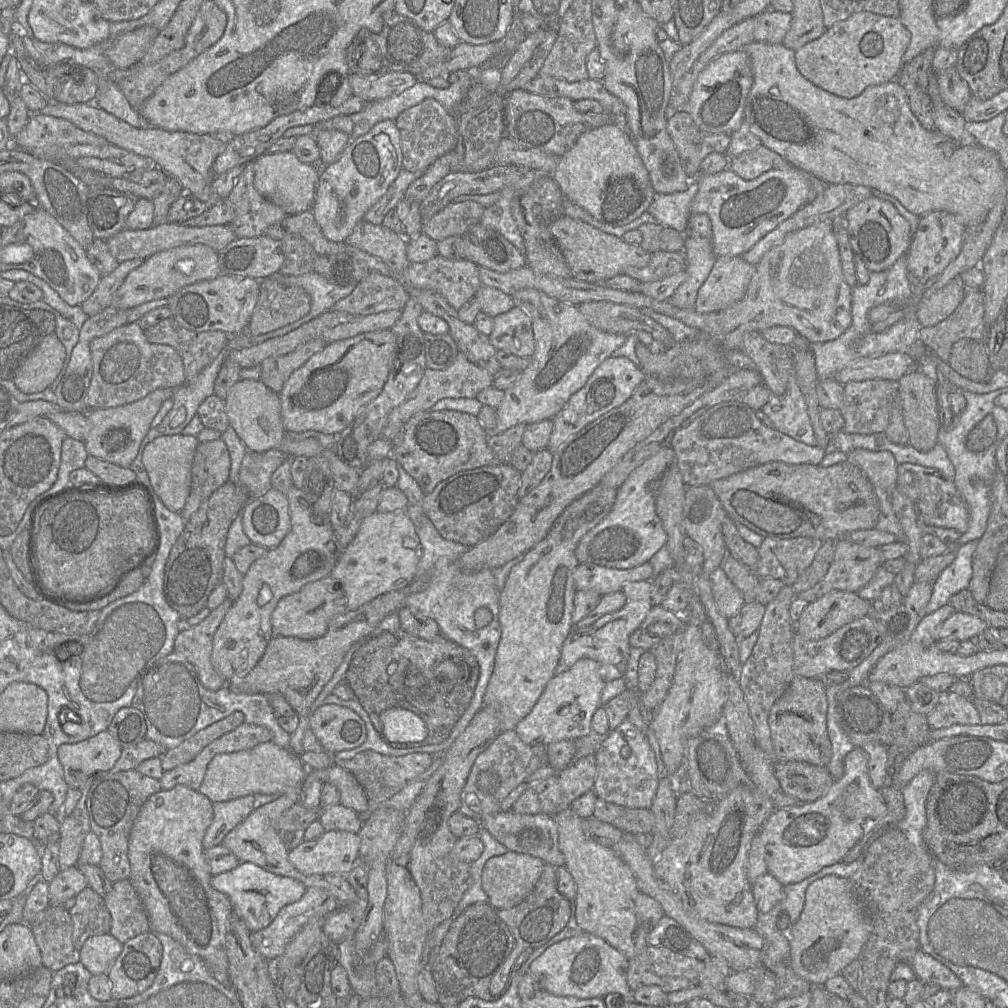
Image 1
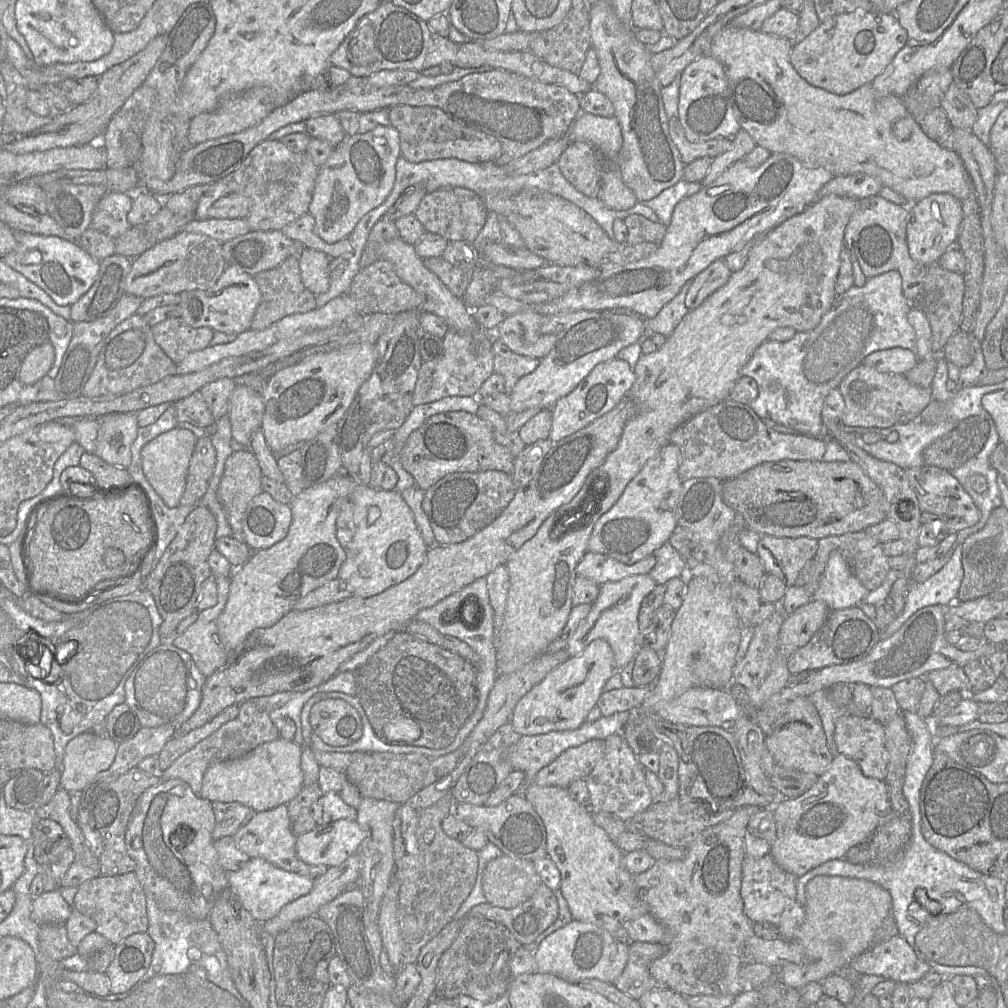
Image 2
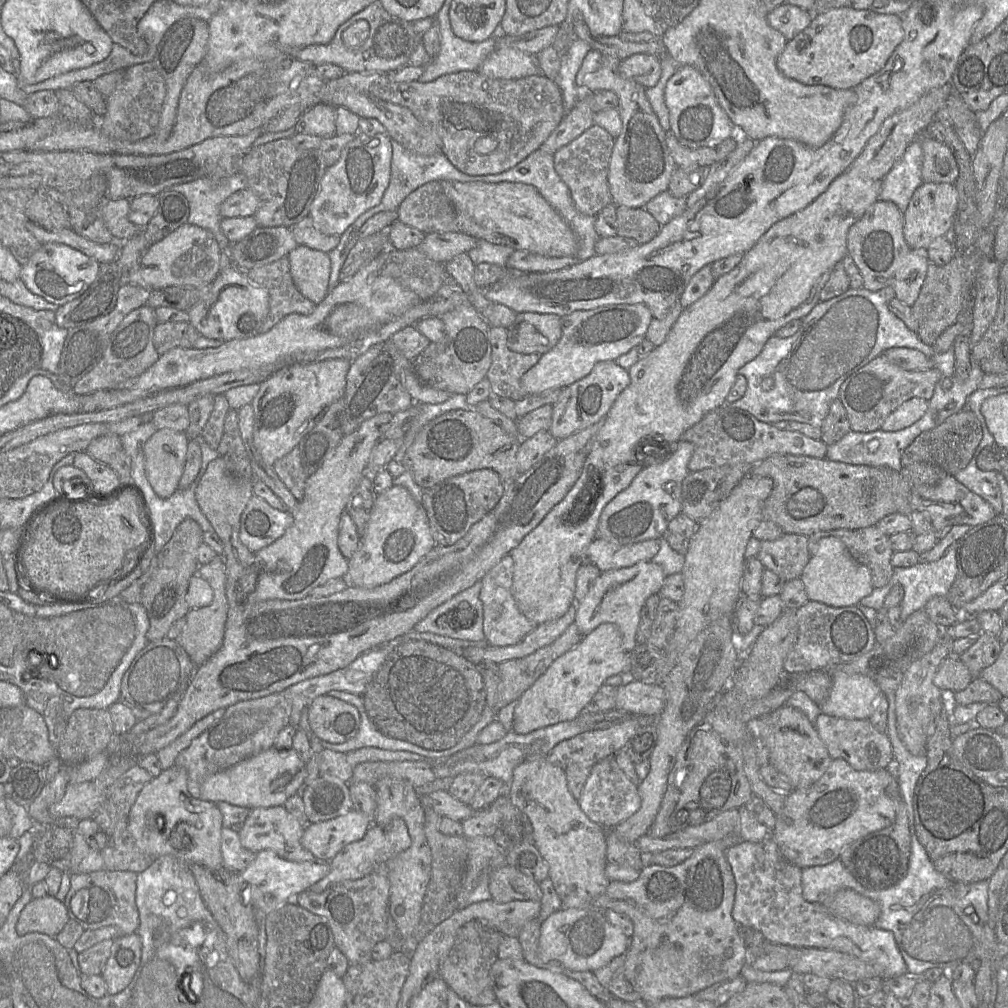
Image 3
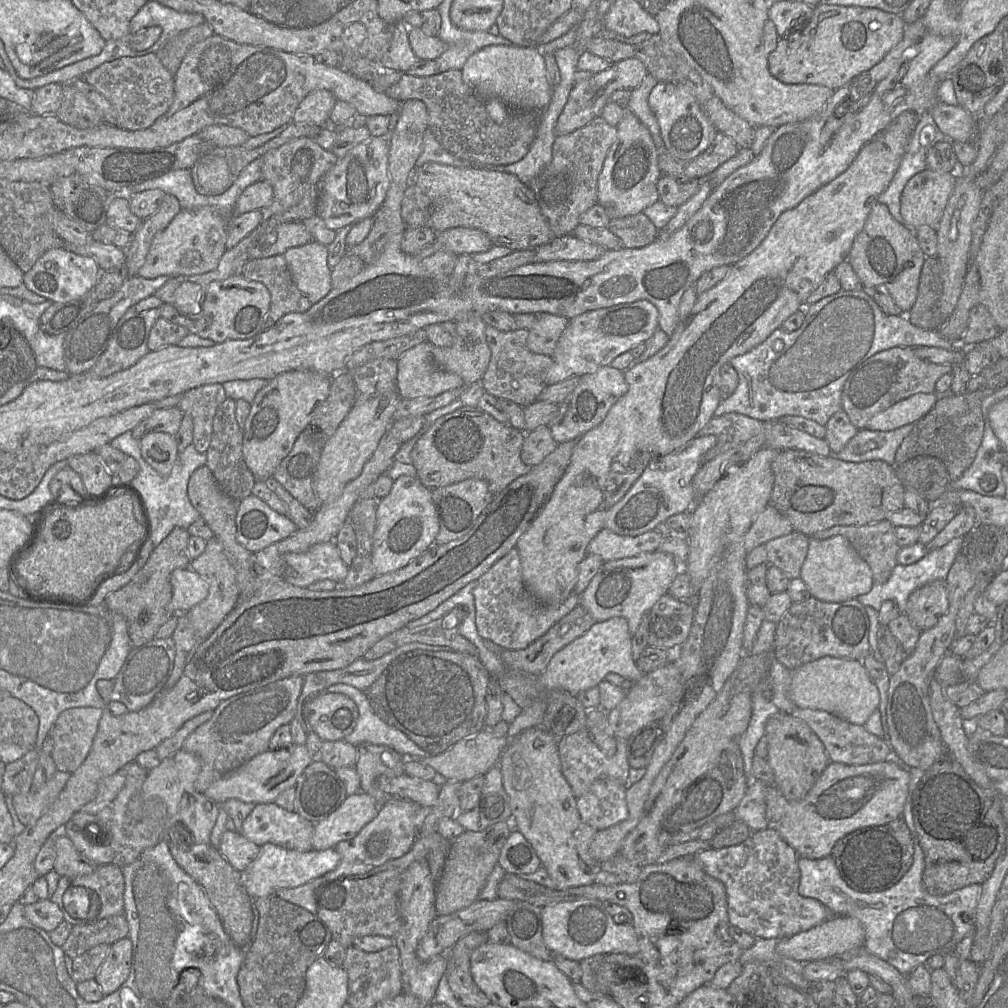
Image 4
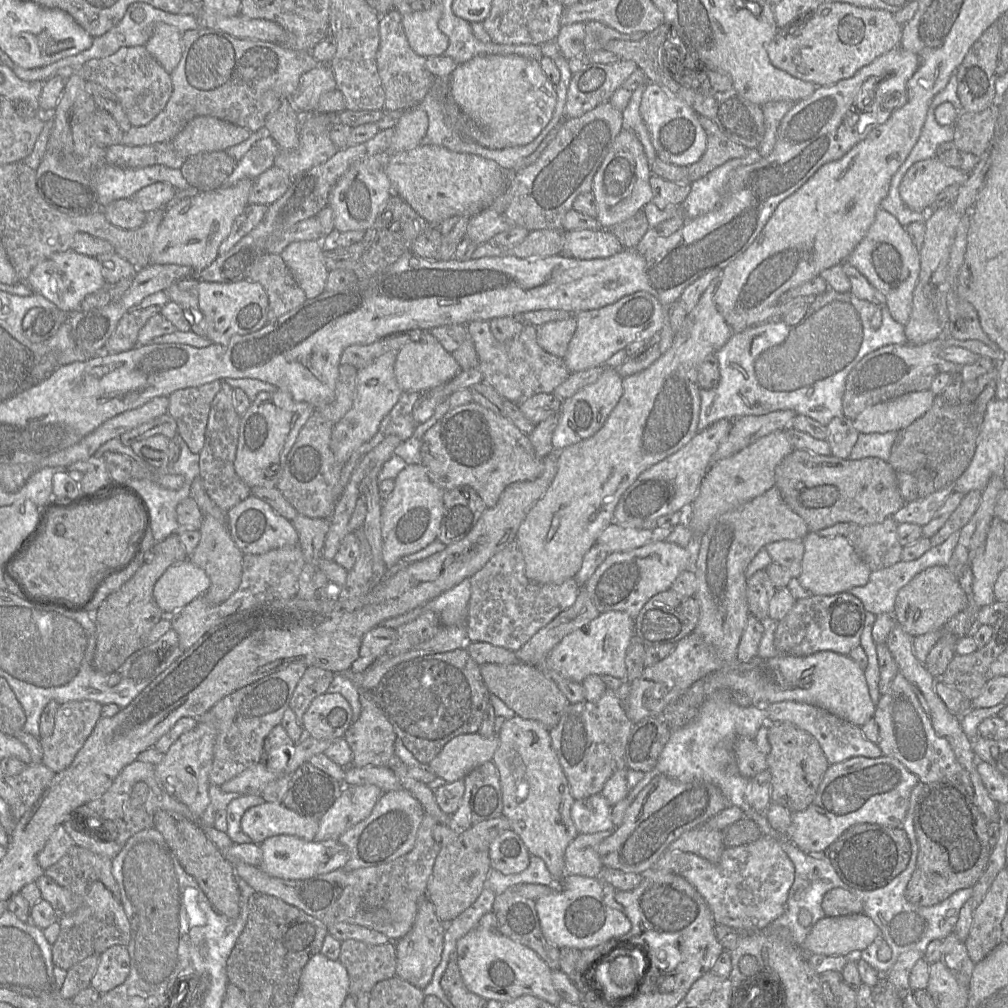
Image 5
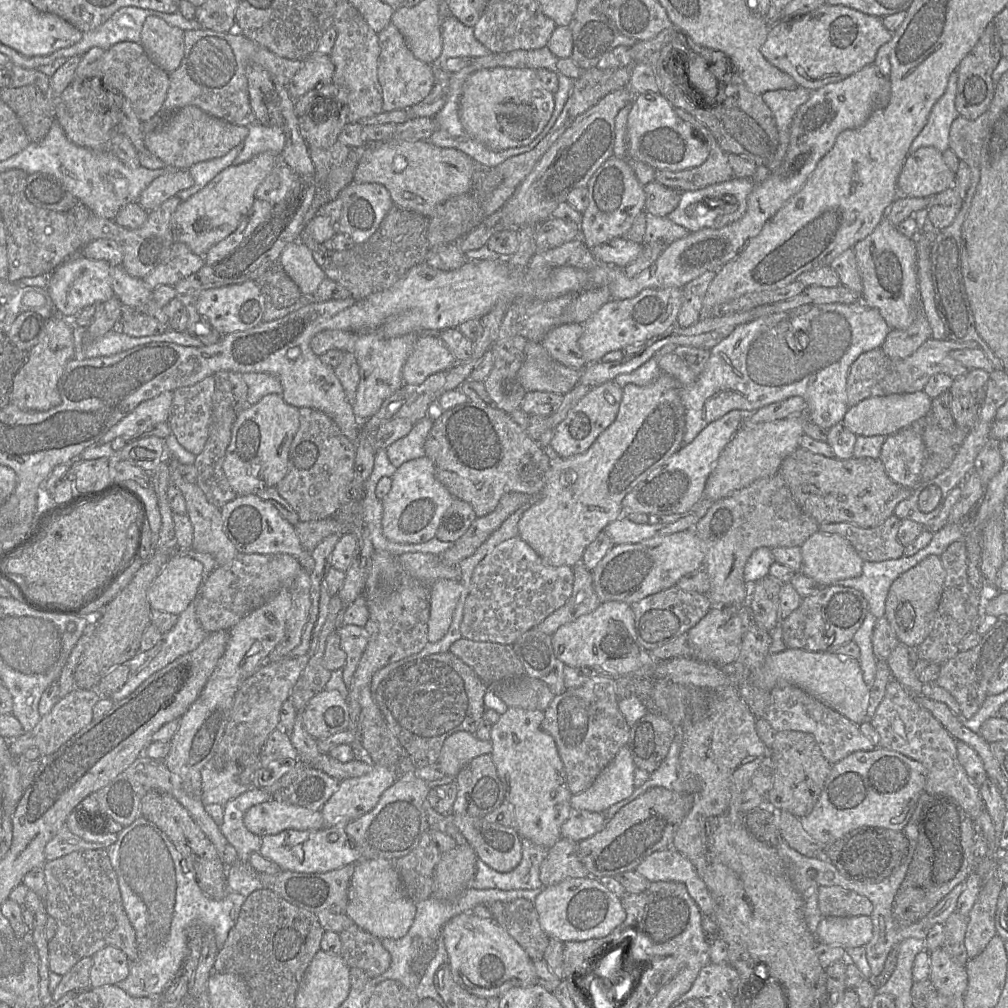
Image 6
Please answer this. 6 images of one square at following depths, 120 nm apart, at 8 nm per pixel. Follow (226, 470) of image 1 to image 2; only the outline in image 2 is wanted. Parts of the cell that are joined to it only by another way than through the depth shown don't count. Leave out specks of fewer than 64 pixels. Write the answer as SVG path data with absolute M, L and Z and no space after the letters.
M208 436L197 439L190 459L181 505L197 505L206 493L216 463L216 451Z

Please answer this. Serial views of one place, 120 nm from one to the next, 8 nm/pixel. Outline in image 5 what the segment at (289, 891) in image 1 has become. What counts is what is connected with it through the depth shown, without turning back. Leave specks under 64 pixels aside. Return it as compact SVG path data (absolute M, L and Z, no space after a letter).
M292 835L272 836L260 845L262 863L259 866L268 875L283 879L307 879L342 869L349 860L346 847L337 839L323 842L305 841Z

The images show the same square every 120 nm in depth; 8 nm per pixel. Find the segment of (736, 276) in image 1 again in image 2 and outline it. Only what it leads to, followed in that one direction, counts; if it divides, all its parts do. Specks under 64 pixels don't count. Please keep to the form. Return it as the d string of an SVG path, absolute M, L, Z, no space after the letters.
M723 259L711 263L692 279L685 297L686 307L692 310L700 306L707 297L726 284L731 274Z

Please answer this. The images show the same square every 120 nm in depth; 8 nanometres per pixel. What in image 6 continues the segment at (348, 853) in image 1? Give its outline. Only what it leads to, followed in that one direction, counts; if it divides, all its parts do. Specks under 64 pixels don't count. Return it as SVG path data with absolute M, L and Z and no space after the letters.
M373 763L369 773L339 782L338 790L321 809L323 828L329 829L343 818L348 818L352 821L370 812L377 805L382 793L392 786L398 777L398 766L381 766Z

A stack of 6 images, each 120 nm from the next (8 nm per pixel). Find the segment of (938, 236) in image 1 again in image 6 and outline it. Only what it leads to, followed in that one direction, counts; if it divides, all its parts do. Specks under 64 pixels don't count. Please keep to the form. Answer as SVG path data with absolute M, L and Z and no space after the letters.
M922 147L908 154L898 176L900 194L912 198L935 196L955 185L956 173L945 164L934 147Z

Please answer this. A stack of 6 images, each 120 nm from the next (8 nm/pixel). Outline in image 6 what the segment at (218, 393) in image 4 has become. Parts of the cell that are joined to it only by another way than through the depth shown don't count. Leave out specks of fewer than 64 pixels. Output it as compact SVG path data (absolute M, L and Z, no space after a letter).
M214 376L174 390L168 423L172 434L187 451L199 455L207 442L212 415Z

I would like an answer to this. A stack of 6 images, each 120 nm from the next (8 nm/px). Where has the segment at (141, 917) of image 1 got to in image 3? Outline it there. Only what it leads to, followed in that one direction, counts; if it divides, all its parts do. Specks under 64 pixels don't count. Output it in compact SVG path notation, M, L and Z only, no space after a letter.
M106 868L90 873L71 874L70 889L63 900L69 919L85 930L115 926L121 935L136 932L140 922L135 901L137 874Z

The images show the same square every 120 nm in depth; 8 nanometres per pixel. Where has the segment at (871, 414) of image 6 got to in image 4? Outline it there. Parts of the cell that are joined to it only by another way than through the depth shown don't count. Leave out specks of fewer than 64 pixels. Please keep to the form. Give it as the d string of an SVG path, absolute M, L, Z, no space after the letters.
M935 392L914 394L876 413L869 420L866 428L875 431L891 431L916 423L933 408L936 401Z

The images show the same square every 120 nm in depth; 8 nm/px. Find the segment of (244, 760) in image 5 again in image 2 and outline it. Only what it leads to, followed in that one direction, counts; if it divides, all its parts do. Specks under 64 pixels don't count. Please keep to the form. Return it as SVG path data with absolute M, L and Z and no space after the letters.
M245 701L238 706L239 713L235 719L223 724L218 730L175 760L164 771L162 780L181 779L191 787L196 795L200 795L204 774L210 765L243 757L259 745L279 738L280 730L272 722L267 712L258 709L252 701Z

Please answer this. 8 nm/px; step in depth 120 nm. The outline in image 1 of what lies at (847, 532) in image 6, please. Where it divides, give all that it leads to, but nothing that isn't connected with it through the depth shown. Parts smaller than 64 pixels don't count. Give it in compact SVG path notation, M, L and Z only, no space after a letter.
M841 538L835 542L834 559L824 578L797 596L811 603L831 591L857 593L871 581L883 563L878 548L866 547Z

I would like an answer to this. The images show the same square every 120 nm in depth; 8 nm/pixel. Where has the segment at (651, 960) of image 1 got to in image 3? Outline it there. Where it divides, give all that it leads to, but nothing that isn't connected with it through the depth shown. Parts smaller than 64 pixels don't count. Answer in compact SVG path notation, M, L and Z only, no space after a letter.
M625 954L596 969L593 974L613 997L627 1003L641 1004L640 995L634 990L625 976L624 964Z

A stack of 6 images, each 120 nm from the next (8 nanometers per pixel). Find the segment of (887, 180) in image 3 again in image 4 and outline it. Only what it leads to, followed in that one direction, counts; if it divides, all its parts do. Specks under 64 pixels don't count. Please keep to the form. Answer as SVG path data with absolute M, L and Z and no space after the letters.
M929 111L920 115L900 165L888 187L878 196L877 201L888 207L893 218L904 224L900 212L900 198L908 180L926 169L926 157L929 149L936 143L948 138L939 130Z

